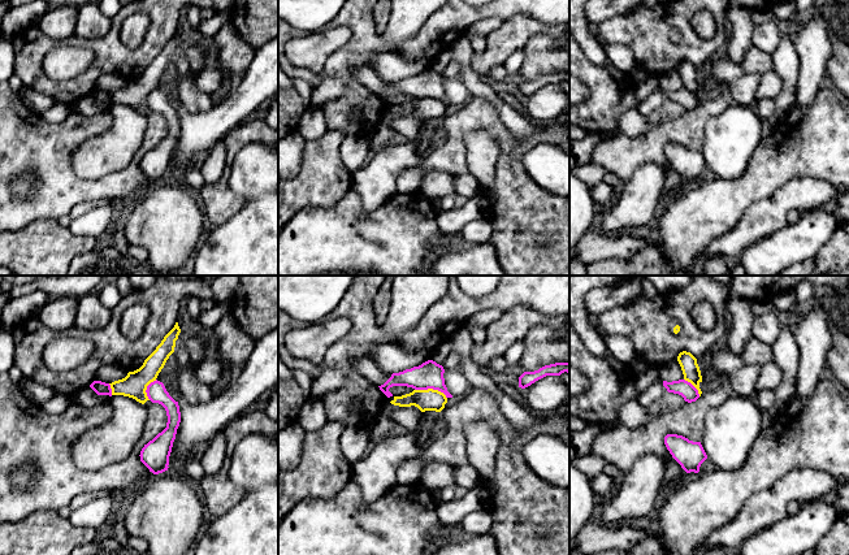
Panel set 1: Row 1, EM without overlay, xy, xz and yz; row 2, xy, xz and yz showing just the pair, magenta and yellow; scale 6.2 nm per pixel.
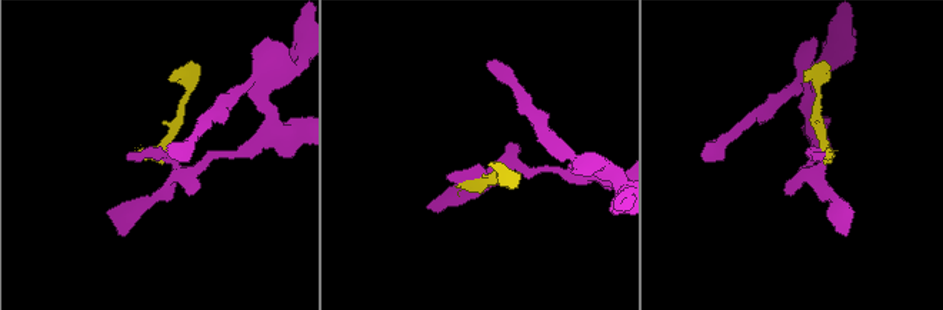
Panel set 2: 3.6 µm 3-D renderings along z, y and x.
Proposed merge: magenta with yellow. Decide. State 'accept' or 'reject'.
reject

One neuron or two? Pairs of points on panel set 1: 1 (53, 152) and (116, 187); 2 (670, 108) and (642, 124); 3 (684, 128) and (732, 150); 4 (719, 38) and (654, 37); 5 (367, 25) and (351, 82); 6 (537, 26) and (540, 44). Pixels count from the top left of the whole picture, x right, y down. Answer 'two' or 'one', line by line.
1: one
2: one
3: two
4: one
5: one
6: two

